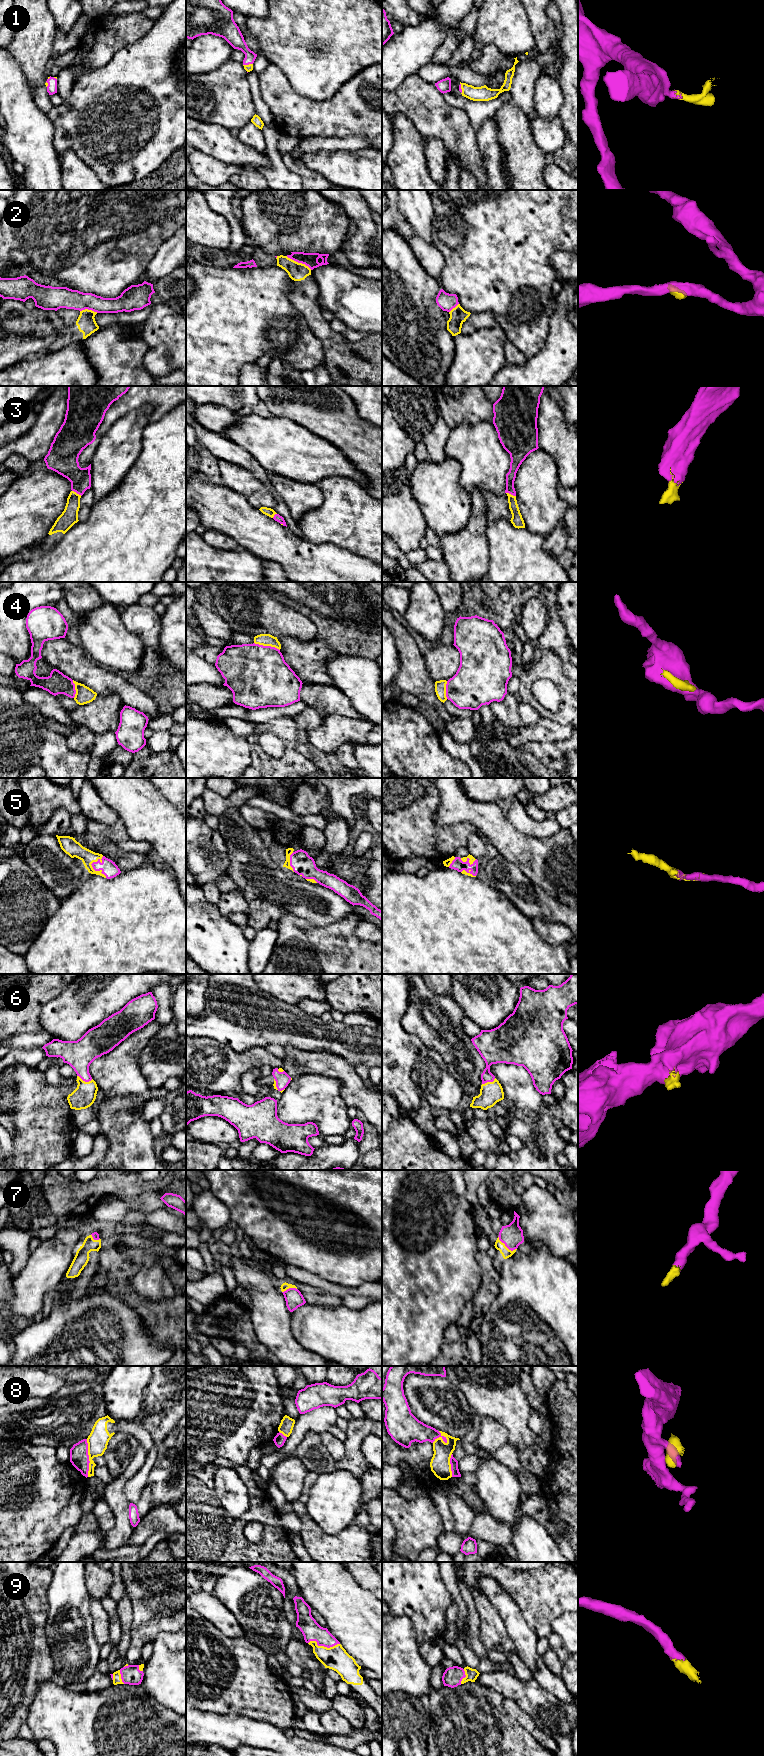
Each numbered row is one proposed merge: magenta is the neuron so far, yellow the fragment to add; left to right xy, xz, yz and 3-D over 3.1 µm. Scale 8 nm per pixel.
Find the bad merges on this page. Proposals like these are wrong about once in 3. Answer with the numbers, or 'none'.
2, 4, 8

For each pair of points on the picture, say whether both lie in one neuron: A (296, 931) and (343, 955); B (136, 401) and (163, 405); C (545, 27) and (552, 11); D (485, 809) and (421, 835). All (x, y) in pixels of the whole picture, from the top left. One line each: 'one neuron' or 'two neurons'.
A: one neuron
B: one neuron
C: two neurons
D: two neurons

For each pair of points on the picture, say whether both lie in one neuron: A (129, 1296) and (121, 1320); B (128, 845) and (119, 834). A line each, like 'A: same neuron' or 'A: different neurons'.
A: different neurons
B: same neuron

